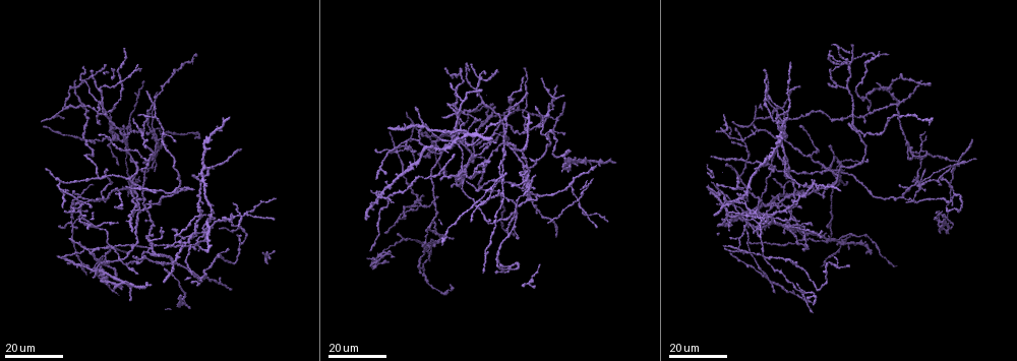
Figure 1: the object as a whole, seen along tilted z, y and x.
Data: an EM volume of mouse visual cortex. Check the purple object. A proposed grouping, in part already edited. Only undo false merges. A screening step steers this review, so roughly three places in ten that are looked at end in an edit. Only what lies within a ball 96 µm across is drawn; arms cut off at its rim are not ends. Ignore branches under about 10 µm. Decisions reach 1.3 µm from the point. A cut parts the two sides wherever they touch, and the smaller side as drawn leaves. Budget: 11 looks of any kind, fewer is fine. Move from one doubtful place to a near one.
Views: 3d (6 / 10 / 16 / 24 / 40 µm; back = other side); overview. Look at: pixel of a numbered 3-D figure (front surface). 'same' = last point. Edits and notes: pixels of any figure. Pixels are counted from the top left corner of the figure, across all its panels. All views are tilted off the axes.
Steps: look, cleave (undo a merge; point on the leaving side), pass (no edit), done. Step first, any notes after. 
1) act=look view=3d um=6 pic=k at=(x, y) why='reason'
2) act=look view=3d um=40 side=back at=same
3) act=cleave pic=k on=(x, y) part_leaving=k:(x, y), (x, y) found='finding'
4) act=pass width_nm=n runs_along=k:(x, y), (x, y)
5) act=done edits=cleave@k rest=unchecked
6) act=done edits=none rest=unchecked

act=look view=3d um=24 pic=1 at=(149, 162) why='a fork'

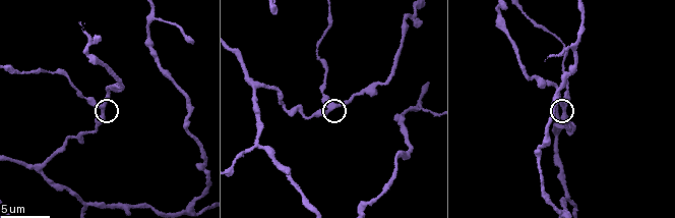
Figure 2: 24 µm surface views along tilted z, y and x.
act=look view=3d um=6 pic=2 at=(99, 104)

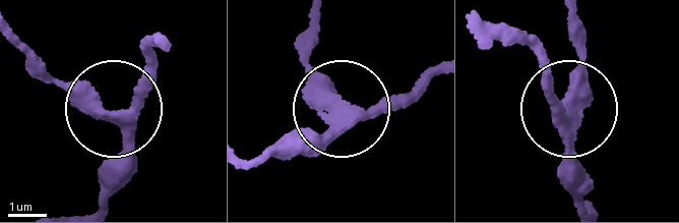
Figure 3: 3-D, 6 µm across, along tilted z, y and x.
act=pass width_nm=330 runs_along=3:(580, 202), (569, 119), (548, 58) found='all the same cell'

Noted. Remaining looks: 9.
act=look view=3d um=24 pic=1 at=(810, 155) why='looks like a crossing'

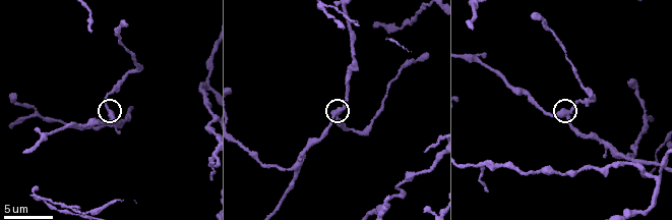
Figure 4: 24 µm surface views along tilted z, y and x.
act=look view=3d um=10 pic=4 at=(334, 116)

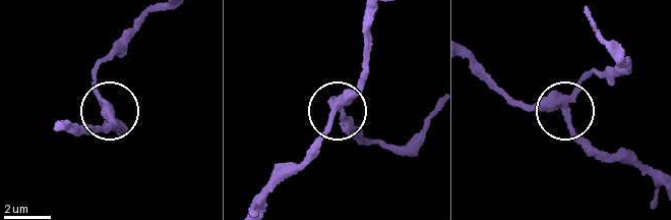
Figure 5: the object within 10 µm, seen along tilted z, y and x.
act=look view=3d um=10 side=back pic=5 at=(565, 114)

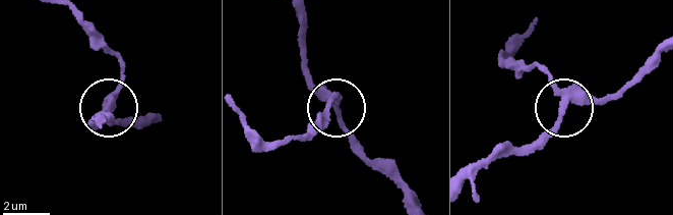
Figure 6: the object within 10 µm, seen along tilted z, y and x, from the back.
act=pass arms=4 found='one cell here'

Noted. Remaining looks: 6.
act=look view=3d um=16 pic=1 at=(189, 248) why='sudden change in width'

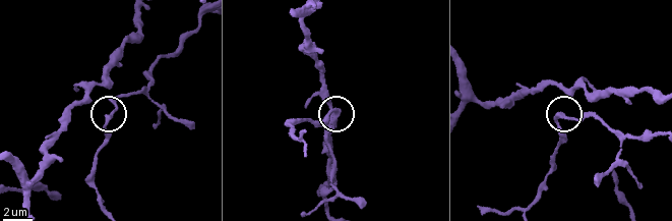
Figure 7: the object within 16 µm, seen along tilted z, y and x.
act=look view=3d um=6 pic=7 at=(561, 113)

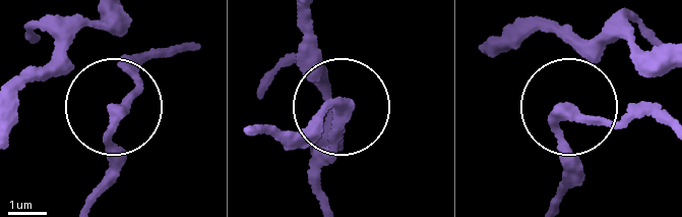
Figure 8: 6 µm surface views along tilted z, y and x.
act=pass found='all the same cell'

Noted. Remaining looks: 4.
act=look view=3d um=24 pic=1 at=(475, 173) why='four or more arms meet'

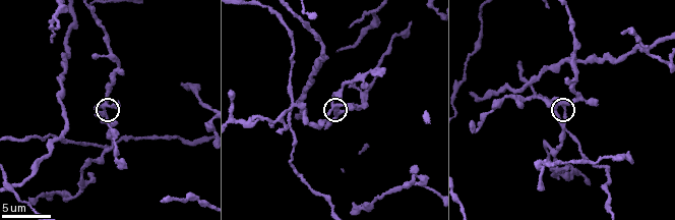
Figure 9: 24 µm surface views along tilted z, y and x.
act=look view=3d um=6 pic=9 at=(564, 107) why='closer look'

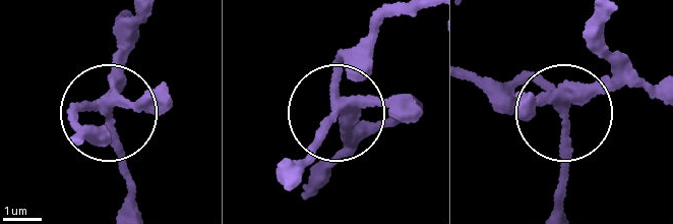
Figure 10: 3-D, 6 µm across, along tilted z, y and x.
act=pass runs_along=10:(138, 18), (110, 114), (81, 111), (71, 137) found='all the same cell'

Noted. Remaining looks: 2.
act=look view=3d um=10 pic=9 at=(469, 91) why='arms part here'

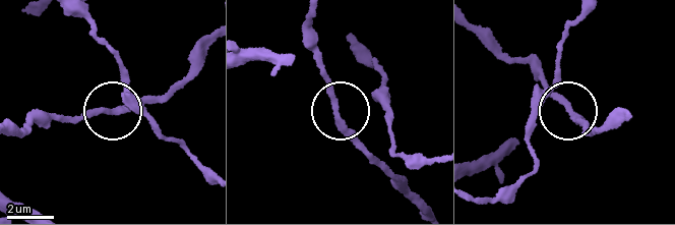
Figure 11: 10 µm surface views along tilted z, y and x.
act=look view=3d um=6 pic=11 at=(337, 106) why='closer look'

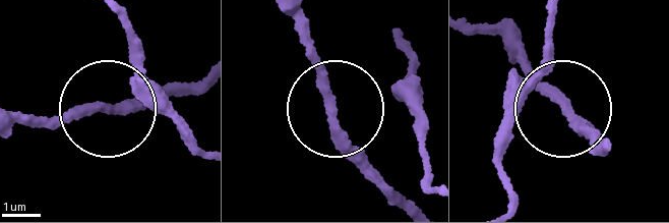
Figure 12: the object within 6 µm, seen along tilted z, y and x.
act=pass side_arm_um=27 runs_along=12:(408, 203), (346, 135), (321, 62), (291, 18) found='one cell here'

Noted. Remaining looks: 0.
act=done edits=none rest=unchecked

